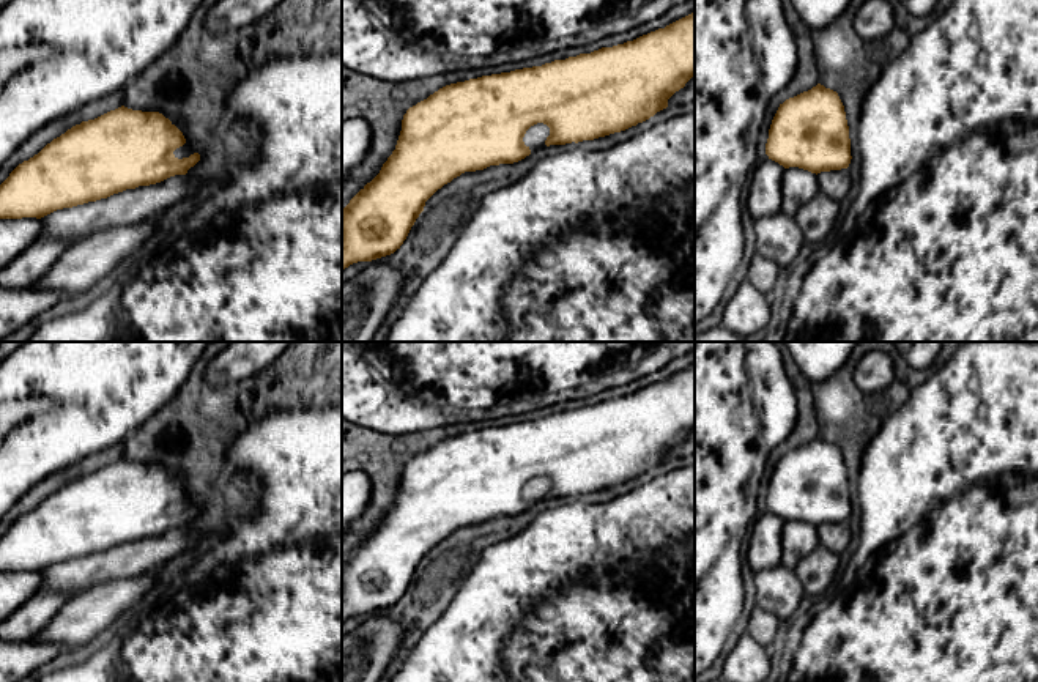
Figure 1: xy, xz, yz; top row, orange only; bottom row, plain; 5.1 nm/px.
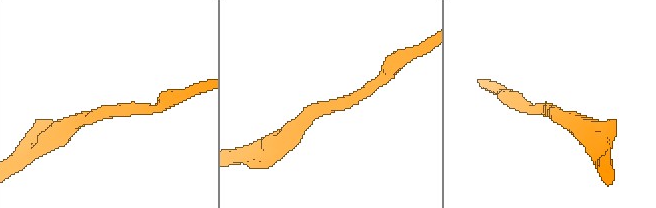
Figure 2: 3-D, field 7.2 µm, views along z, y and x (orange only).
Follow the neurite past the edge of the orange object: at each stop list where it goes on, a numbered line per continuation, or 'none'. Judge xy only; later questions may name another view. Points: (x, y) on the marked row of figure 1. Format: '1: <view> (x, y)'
1: xy (186, 150)

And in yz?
none

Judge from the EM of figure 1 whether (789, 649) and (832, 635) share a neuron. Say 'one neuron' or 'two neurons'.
one neuron

